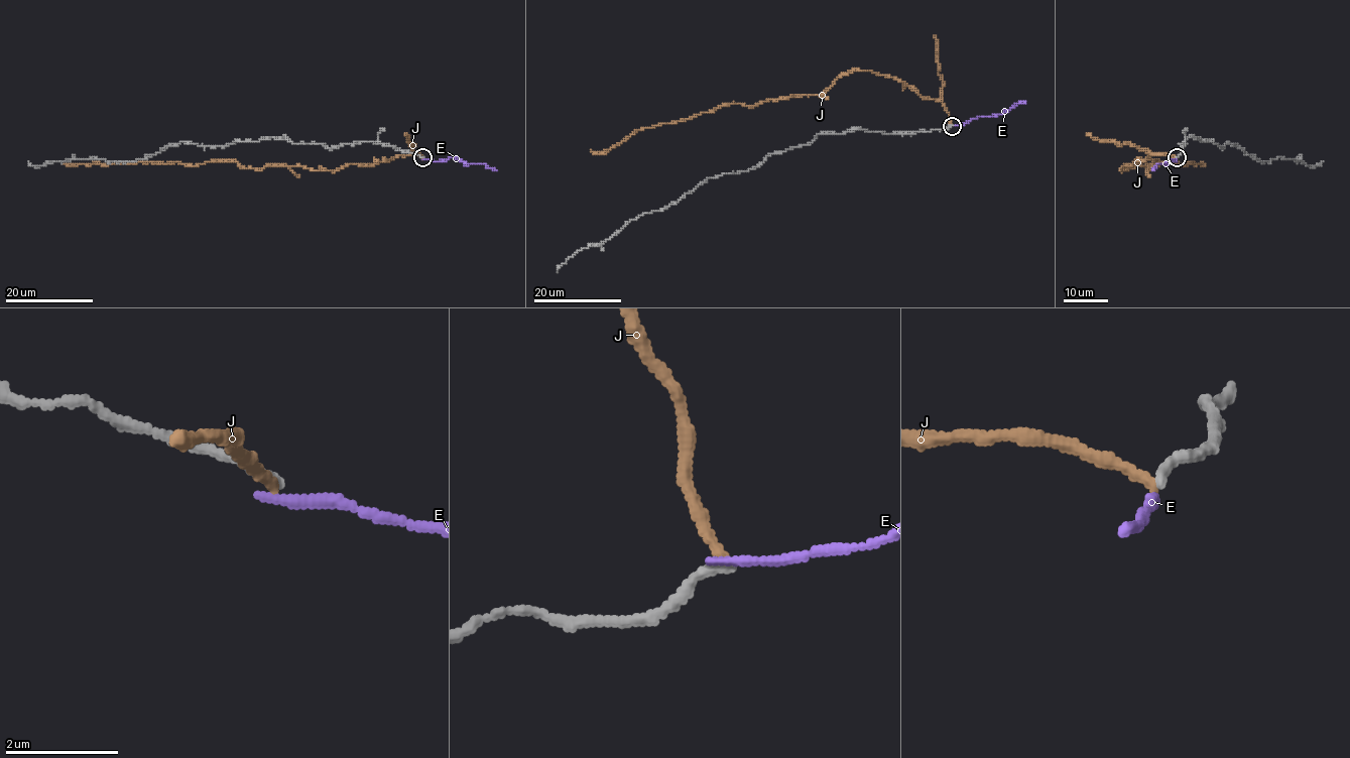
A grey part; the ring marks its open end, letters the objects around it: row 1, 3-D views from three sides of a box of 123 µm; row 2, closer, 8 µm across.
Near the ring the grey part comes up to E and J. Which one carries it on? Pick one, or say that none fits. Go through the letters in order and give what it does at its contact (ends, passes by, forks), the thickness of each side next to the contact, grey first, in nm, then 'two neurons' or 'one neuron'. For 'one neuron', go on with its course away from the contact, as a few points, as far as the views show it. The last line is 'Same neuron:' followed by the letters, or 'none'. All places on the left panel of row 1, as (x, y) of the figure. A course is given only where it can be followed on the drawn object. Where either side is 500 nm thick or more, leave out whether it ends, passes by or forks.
E: it ends | 160/180 nm | one neuron | via (422, 158), (444, 160), (457, 157), (472, 164), (483, 163), (496, 170)
J: it ends | 180/200 nm | two neurons
Same neuron: E

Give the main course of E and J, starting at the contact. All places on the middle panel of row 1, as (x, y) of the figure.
E: (951, 126), (978, 117), (1000, 115), (1024, 102)
J: (951, 126), (939, 100), (896, 79), (851, 70), (820, 94), (721, 105), (636, 129), (602, 152), (590, 150)

